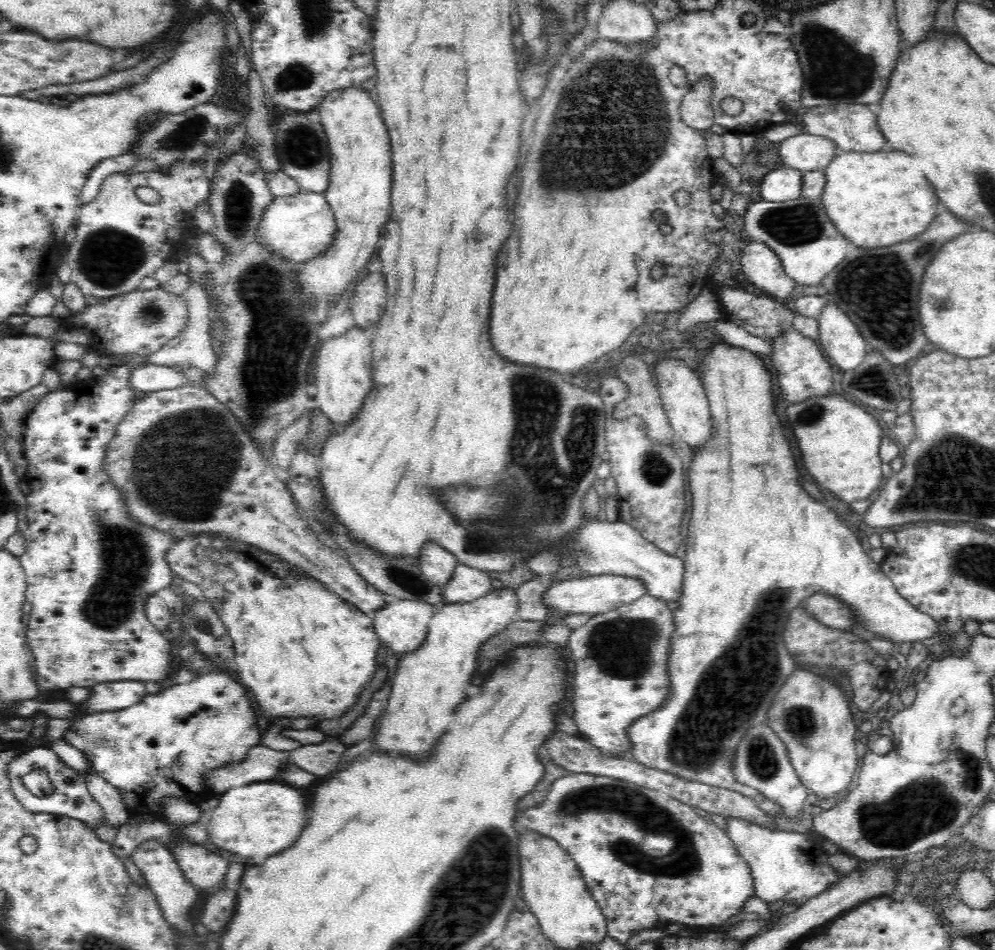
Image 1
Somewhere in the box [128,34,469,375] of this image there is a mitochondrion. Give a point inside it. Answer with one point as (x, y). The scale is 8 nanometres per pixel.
(303, 146)

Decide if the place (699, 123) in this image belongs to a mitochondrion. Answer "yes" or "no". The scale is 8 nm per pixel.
no

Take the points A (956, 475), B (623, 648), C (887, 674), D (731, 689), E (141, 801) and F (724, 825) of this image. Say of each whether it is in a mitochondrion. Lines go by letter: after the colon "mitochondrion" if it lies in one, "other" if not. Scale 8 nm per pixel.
A: mitochondrion
B: mitochondrion
C: other
D: mitochondrion
E: other
F: other

